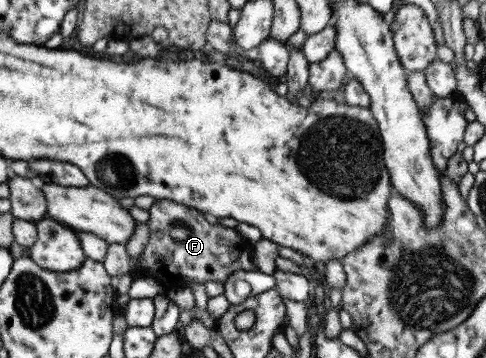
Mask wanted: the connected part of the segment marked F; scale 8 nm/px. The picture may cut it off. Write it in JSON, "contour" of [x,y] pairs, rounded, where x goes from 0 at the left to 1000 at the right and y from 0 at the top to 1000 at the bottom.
{"contour":[[[319,556],[302,592],[305,673],[282,721],[267,721],[257,707],[253,682],[220,684],[220,704],[206,735],[226,774],[251,765],[267,771],[272,782],[278,774],[311,774],[333,793],[342,818],[377,799],[391,807],[401,791],[414,793],[428,782],[457,788],[486,754],[531,754],[519,723],[523,684],[506,673],[486,637],[469,637],[451,623],[430,626],[412,592],[344,556]]]}

